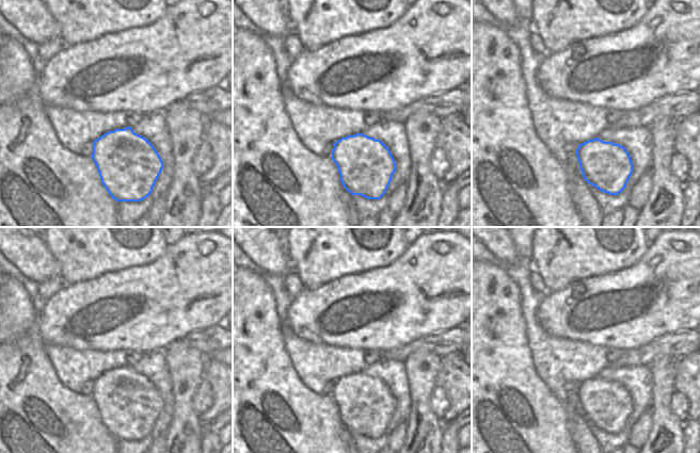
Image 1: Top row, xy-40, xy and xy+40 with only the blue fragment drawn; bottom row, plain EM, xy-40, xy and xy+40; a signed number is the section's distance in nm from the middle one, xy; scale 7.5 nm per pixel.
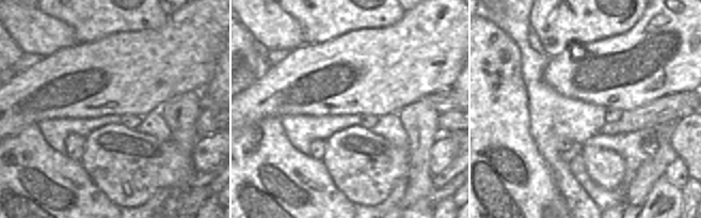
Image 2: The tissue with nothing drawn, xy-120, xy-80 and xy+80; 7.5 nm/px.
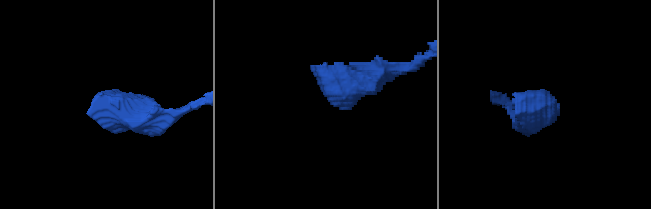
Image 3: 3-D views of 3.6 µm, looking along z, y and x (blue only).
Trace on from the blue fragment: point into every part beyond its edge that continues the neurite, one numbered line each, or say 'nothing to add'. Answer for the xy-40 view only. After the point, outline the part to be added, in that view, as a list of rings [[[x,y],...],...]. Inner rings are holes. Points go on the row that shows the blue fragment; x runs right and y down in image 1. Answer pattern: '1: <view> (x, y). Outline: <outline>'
nothing to add

